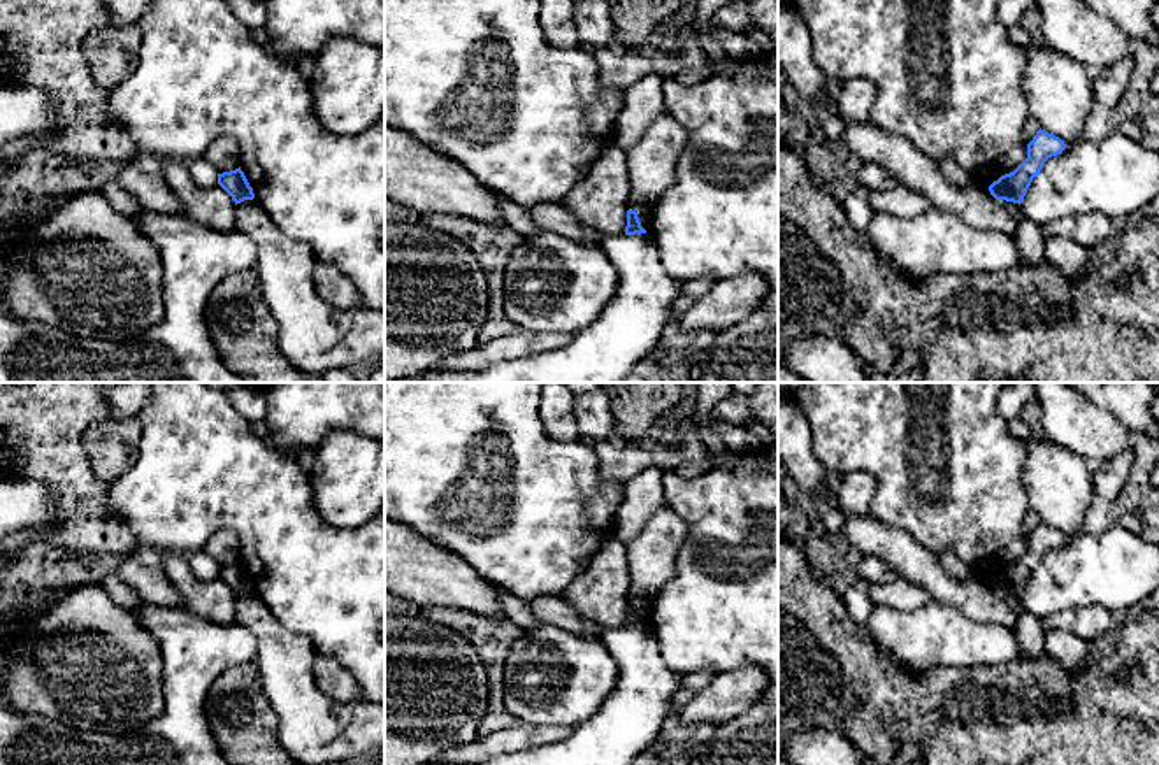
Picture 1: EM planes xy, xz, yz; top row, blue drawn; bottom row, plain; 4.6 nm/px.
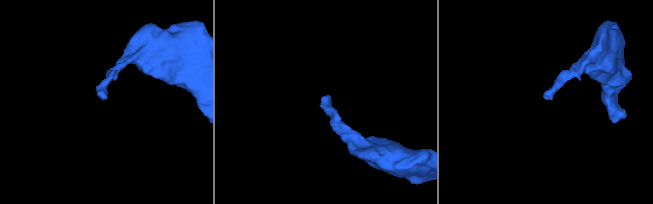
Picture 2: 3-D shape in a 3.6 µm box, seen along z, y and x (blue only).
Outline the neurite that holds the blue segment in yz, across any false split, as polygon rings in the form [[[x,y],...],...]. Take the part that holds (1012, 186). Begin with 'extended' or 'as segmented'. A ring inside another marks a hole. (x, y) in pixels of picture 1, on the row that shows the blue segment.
as segmented | [[[1040,128],[1027,144],[1027,158],[1013,172],[994,181],[989,186],[990,195],[996,200],[1006,200],[1020,205],[1033,179],[1043,168],[1043,163],[1048,158],[1061,154],[1064,149],[1064,140]]]

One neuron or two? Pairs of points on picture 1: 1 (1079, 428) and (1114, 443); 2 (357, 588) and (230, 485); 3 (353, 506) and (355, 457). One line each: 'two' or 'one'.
1: one
2: one
3: one

